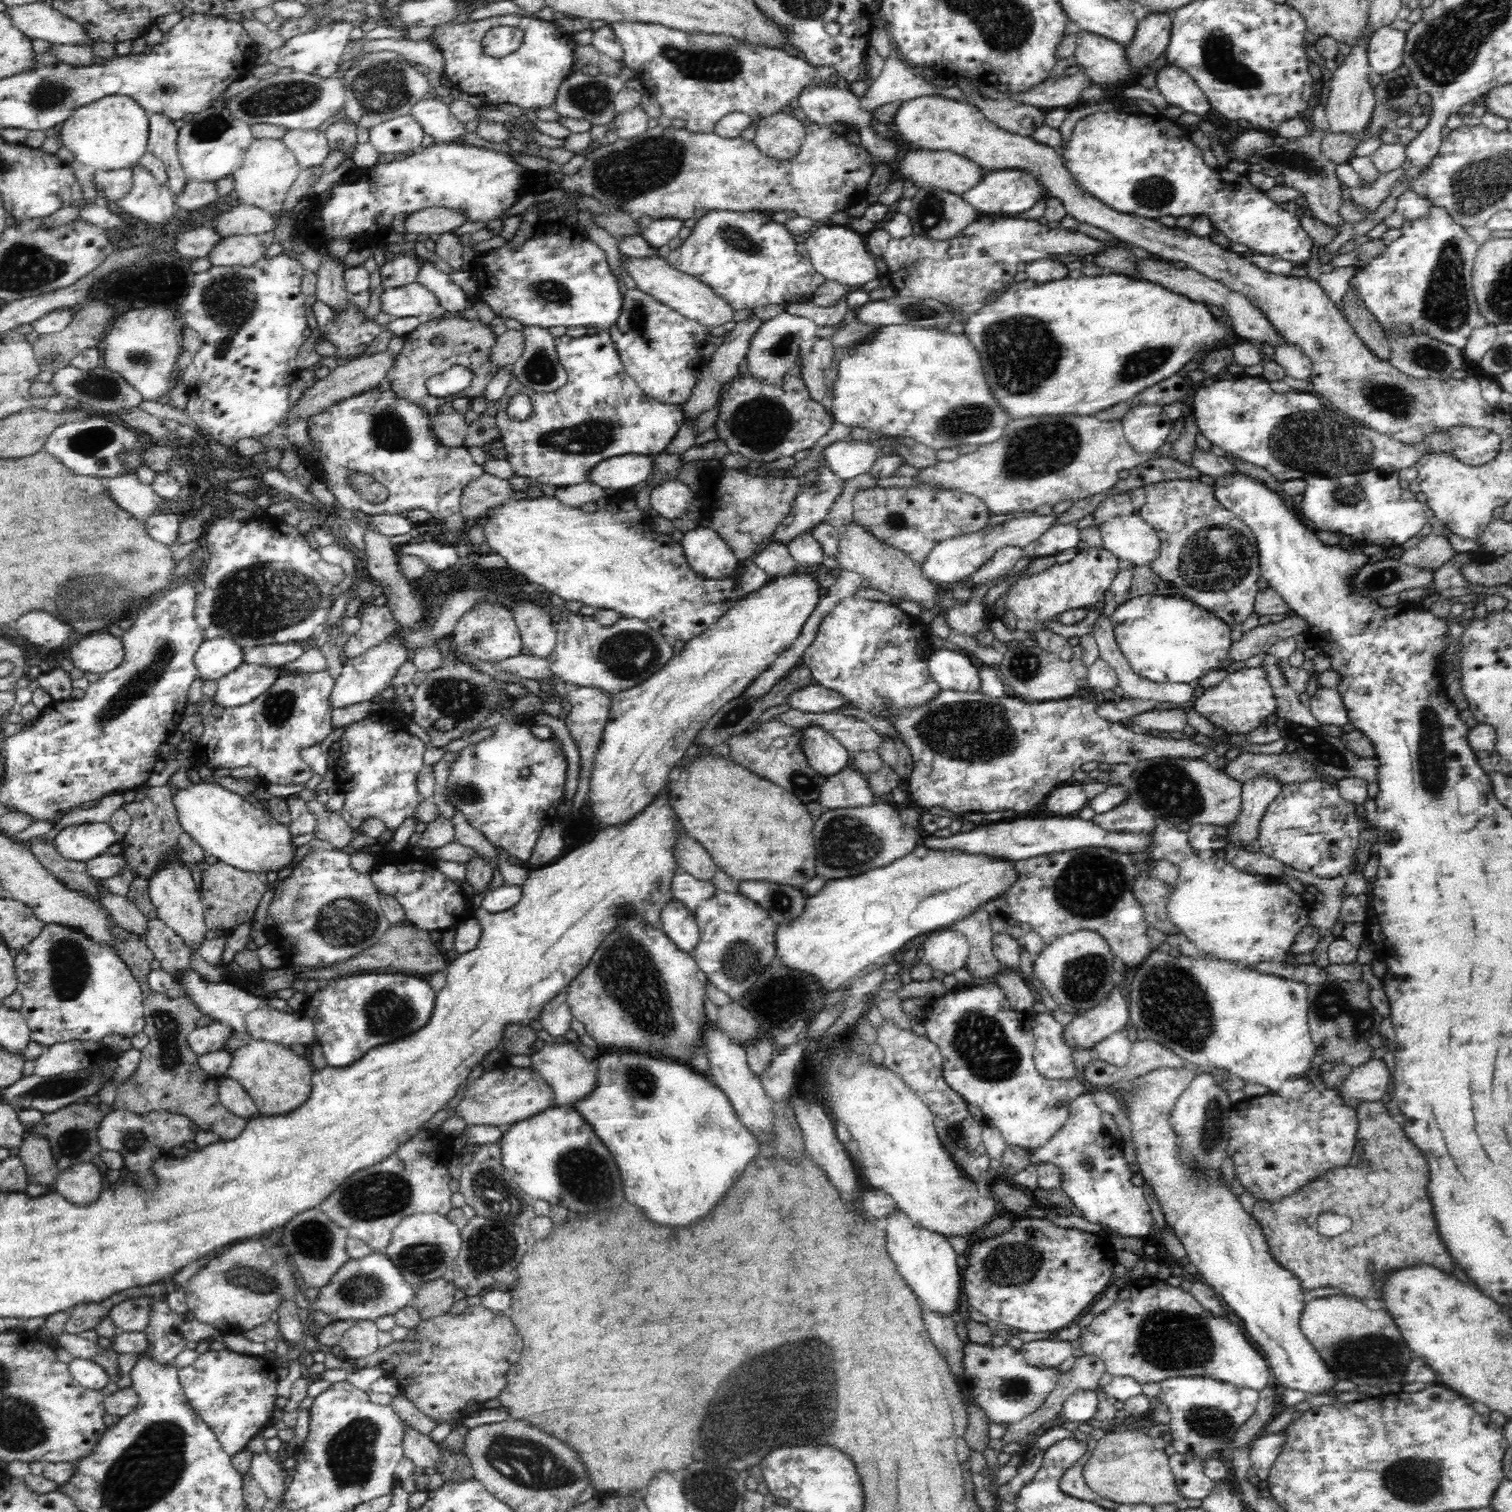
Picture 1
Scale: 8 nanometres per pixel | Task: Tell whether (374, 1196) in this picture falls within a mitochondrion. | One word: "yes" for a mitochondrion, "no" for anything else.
yes

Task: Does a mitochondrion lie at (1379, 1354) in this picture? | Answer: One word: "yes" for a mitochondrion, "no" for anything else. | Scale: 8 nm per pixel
yes

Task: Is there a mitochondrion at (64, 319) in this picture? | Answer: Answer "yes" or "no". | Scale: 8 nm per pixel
no

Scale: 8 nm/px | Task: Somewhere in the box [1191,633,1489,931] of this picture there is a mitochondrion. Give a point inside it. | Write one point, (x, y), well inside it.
(1431, 763)

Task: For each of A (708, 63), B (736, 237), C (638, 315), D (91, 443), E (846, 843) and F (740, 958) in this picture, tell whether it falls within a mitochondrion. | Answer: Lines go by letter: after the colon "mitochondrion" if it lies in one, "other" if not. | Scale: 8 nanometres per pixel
A: mitochondrion
B: mitochondrion
C: mitochondrion
D: mitochondrion
E: mitochondrion
F: mitochondrion

